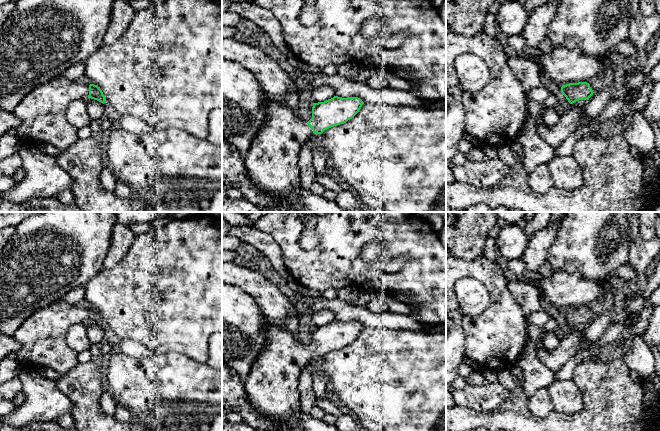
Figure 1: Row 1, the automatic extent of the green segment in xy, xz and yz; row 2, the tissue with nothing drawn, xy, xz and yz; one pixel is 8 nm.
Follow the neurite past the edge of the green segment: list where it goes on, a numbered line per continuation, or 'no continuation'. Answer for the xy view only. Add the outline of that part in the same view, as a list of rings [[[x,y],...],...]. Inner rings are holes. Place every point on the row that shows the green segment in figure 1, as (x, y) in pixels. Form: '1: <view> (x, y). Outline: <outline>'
1: xy (42, 113). Outline: [[[63,75],[58,76],[36,88],[34,88],[14,109],[13,113],[20,119],[21,124],[16,129],[17,137],[27,144],[51,144],[60,150],[67,149],[77,139],[78,129],[71,125],[66,117],[66,110],[69,104],[78,99],[87,99],[89,95],[89,86],[79,81],[71,81]]]

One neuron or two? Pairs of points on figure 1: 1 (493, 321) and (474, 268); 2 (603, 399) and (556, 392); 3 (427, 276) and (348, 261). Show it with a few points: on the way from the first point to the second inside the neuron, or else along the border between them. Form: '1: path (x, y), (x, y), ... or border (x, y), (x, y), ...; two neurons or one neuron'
1: path (502, 307), (497, 289), (488, 280); one neuron
2: border (572, 379), (582, 394), (583, 407), (568, 415); two neurons
3: path (407, 281), (379, 281), (368, 275); one neuron

